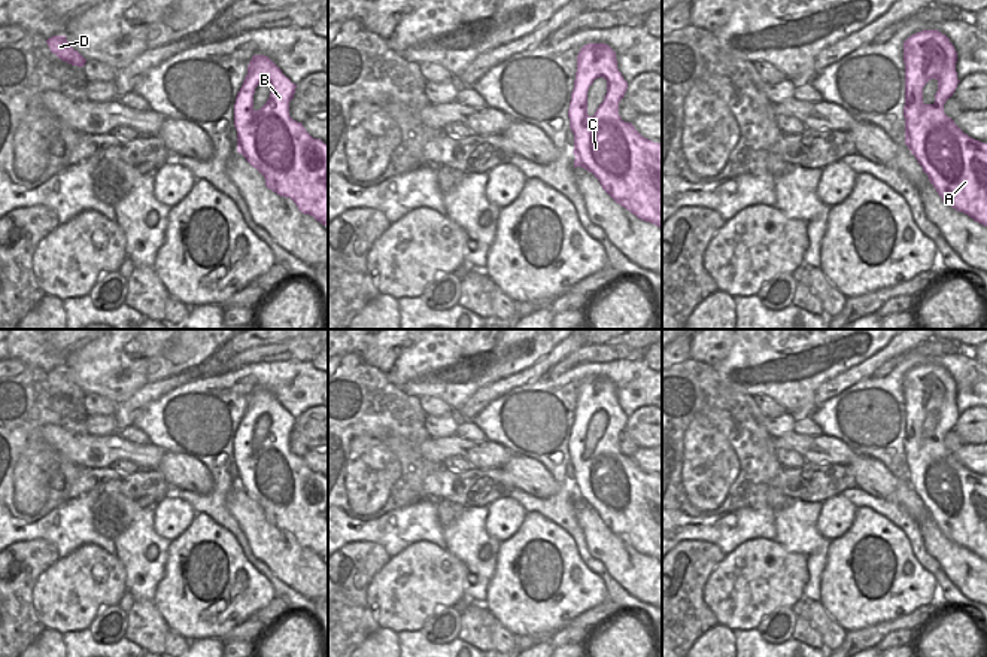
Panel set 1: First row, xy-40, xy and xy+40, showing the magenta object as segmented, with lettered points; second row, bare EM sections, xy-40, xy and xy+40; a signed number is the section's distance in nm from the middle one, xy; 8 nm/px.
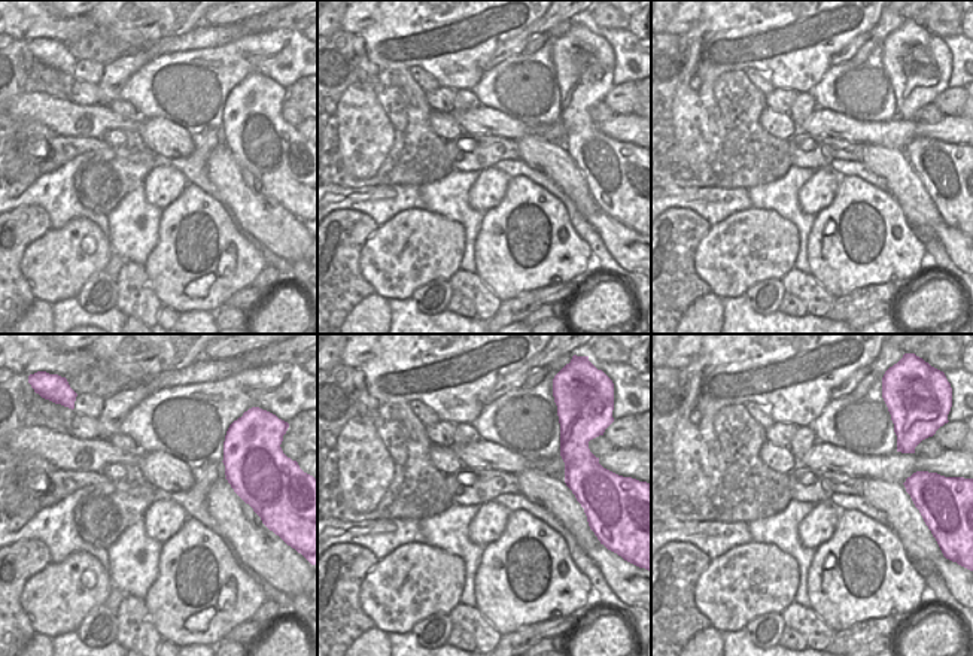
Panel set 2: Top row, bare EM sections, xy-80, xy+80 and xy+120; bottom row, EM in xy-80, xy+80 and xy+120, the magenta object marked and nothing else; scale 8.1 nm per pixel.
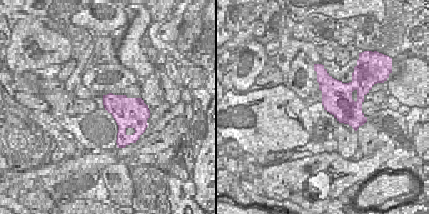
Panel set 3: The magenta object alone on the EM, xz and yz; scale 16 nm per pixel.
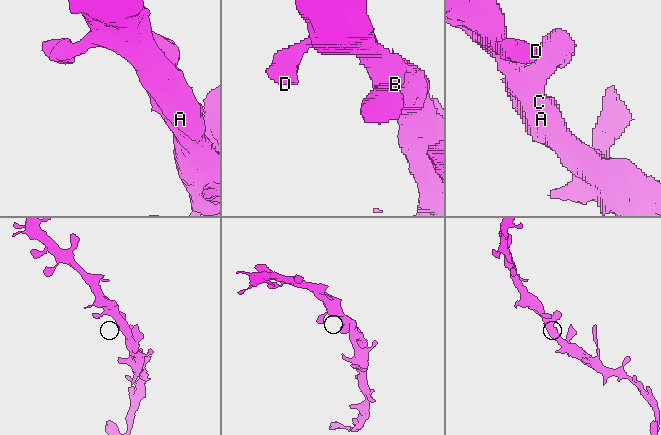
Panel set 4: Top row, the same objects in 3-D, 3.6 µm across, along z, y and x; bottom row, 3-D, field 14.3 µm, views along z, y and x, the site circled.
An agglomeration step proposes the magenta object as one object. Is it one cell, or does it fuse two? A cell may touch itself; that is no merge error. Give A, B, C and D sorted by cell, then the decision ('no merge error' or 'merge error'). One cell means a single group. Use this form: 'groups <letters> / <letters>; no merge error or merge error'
groups A B C D; no merge error

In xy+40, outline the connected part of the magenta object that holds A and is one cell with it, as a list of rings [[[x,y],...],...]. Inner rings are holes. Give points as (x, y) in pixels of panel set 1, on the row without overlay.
[[[923,364],[909,369],[904,375],[905,396],[905,478],[915,490],[929,515],[933,518],[942,535],[957,545],[972,551],[975,556],[987,560],[987,477],[975,474],[965,468],[951,451],[944,447],[945,435],[953,431],[959,413],[956,405],[957,386],[950,372],[938,364]],[[930,414],[938,414],[938,425],[933,438],[923,437],[923,422]]]

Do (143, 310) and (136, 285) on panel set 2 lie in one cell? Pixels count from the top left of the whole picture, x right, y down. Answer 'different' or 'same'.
same

